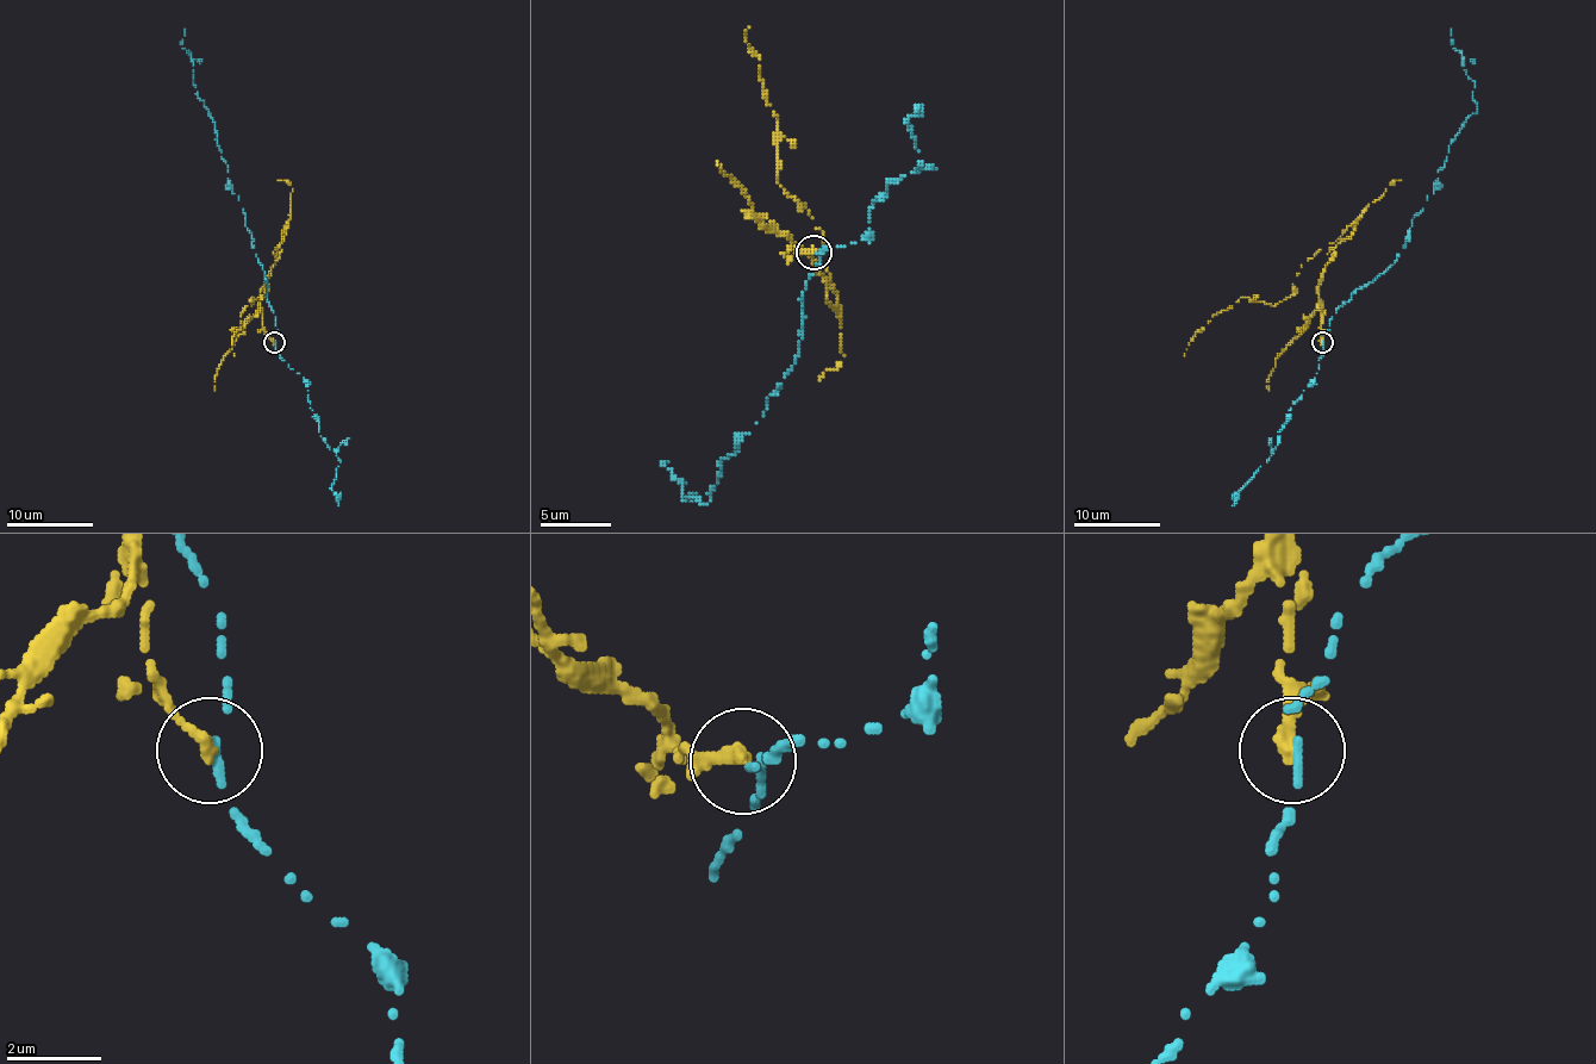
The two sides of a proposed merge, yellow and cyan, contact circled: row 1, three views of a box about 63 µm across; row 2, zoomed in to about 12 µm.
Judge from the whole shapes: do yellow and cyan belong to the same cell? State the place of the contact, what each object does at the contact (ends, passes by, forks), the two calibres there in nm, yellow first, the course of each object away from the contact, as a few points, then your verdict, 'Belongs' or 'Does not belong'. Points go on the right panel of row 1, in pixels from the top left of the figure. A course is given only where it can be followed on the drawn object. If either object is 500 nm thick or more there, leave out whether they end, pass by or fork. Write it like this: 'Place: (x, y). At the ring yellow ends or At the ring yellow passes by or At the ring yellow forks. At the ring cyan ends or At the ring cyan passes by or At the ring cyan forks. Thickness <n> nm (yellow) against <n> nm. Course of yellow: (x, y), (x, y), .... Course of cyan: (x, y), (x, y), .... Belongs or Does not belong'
Place: (1322, 342). At the ring yellow ends. At the ring cyan passes by. Thickness 320 nm (yellow) against 130 nm. Course of yellow: (1323, 343), (1319, 291), (1329, 249), (1302, 265), (1282, 302), (1271, 306), (1241, 297), (1215, 315), (1184, 356). Course of cyan: (1323, 343), (1336, 310), (1390, 267), (1433, 193), (1451, 142), (1477, 111), (1451, 29). Does not belong

